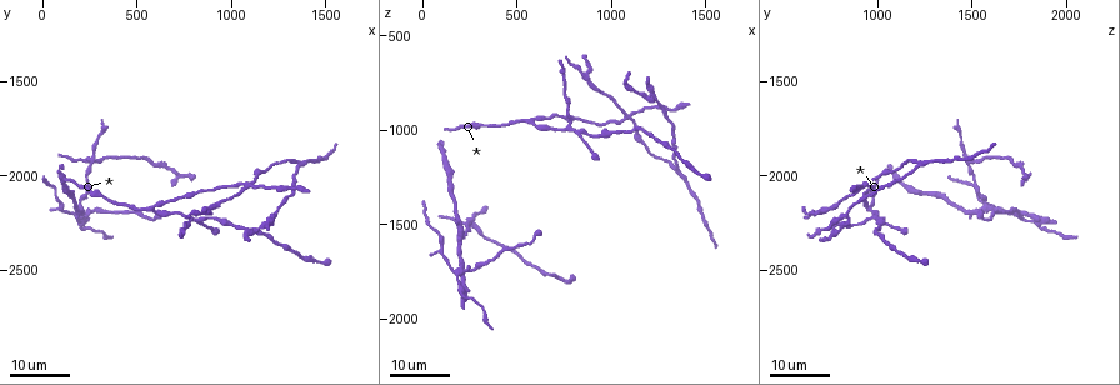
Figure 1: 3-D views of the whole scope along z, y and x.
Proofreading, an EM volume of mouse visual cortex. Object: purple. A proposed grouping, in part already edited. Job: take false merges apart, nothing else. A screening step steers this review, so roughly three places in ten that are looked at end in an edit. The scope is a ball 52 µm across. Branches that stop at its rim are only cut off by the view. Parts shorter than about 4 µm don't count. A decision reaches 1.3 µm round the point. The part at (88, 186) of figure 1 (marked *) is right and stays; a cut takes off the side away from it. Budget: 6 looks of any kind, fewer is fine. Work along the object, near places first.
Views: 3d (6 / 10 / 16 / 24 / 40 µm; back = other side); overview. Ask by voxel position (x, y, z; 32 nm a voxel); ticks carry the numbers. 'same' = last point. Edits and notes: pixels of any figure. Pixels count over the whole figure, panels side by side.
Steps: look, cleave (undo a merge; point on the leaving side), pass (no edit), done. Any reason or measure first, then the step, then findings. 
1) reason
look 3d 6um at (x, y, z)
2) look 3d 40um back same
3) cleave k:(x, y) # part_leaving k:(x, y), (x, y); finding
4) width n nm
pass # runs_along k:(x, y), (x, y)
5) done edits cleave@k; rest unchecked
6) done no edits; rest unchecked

thin arm on a thick one
look 3d 16um at (820, 2240, 1010)

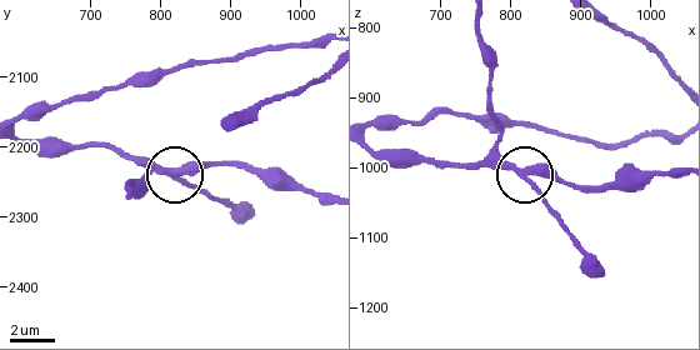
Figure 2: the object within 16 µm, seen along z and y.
look 3d 10um at (830, 2245, 1020)

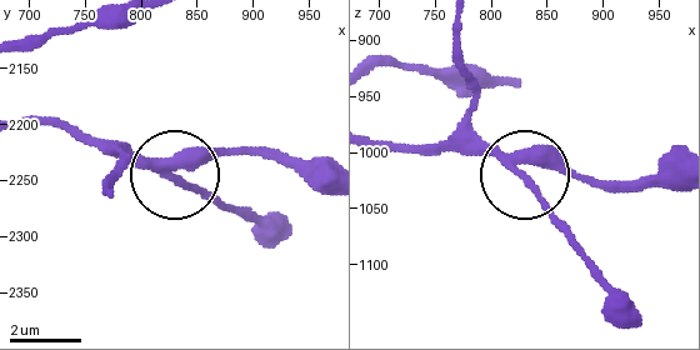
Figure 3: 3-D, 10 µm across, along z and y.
width 280 nm
pass # continuous, no second neuron

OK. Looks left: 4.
small branch off a trunk
look 3d 16um at (250, 1930, 1480)

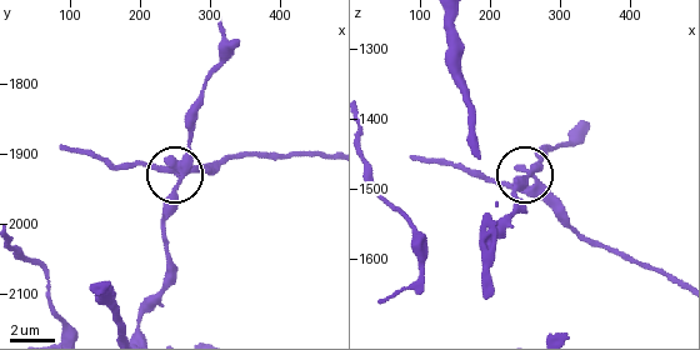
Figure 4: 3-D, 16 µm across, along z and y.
look 3d 10um same

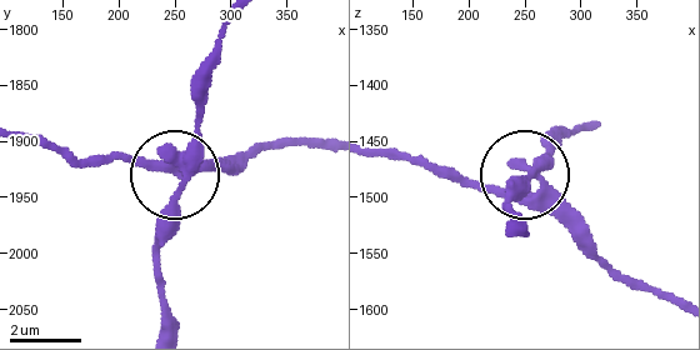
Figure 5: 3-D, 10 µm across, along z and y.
arms 5
cleave 5:(574, 208) # part_leaving 5:(184, 161), (235, 168), (289, 141), (325, 141); a second neuron is stuck on

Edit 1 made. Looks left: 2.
done edits cleave@5; rest unchecked

